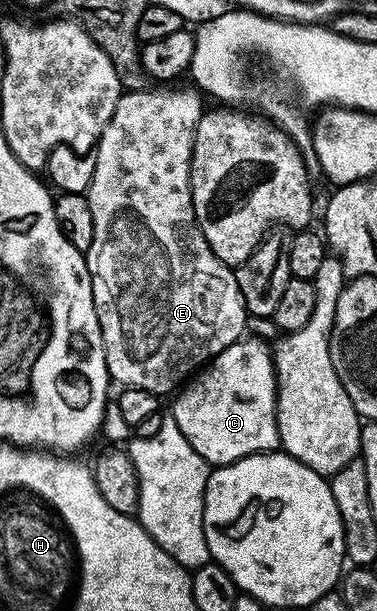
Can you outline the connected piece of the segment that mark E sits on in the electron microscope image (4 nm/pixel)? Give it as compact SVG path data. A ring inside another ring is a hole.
M165 85L162 86L165 87L162 91L146 89L125 91L122 94L121 100L115 105L115 113L109 118L107 125L96 140L96 143L98 142L97 155L95 154L95 158L92 160L94 176L91 177L87 190L87 198L91 205L91 221L95 221L95 237L91 241L88 251L84 252L84 256L91 277L95 313L99 317L99 329L103 333L109 378L114 384L121 383L122 388L147 389L158 397L165 397L165 394L168 396L170 393L176 392L194 372L204 367L219 353L223 353L223 349L227 349L232 343L242 338L246 334L245 319L247 320L243 293L239 293L234 268L228 267L223 261L219 261L219 257L215 257L211 245L207 245L207 237L203 237L192 205L192 149L196 126L199 125L203 114L203 106L201 107L203 95L201 91L192 86L189 86L190 88L177 86L181 85Z

